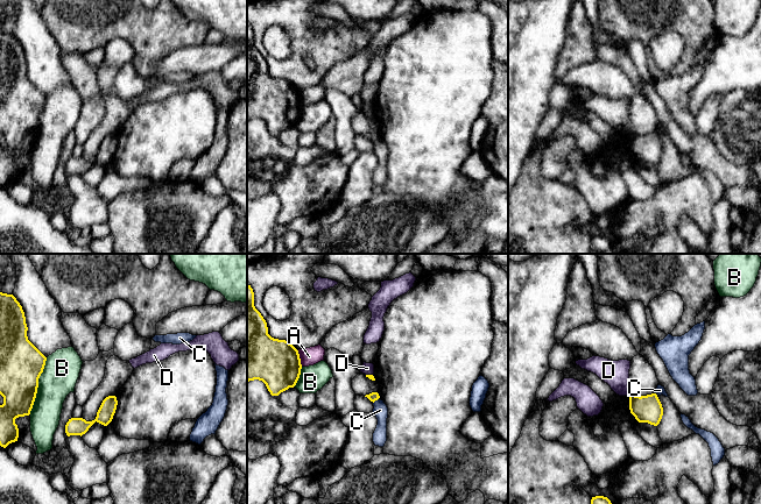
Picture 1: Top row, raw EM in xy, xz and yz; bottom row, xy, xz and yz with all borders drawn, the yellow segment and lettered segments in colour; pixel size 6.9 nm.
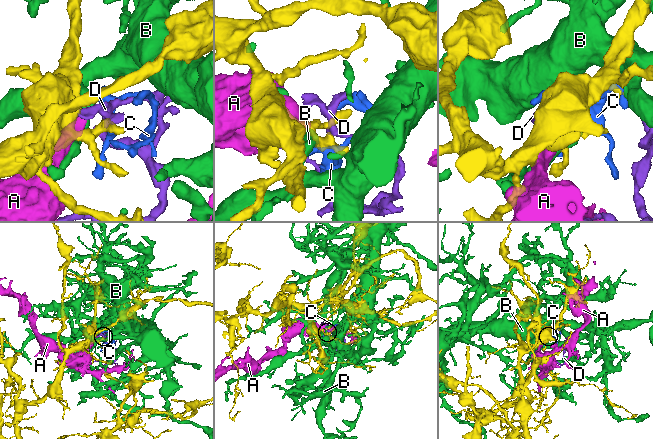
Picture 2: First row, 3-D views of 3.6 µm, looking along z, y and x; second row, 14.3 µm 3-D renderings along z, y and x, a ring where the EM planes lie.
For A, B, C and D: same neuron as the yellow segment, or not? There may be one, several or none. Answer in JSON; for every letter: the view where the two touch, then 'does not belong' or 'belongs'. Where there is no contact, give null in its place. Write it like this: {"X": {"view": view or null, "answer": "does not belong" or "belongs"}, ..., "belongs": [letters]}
{"A": {"view": "xz", "answer": "does not belong"}, "B": {"view": "xy", "answer": "does not belong"}, "C": {"view": "xz", "answer": "does not belong"}, "D": {"view": "xz", "answer": "does not belong"}, "belongs": []}

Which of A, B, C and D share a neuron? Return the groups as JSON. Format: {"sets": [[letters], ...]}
{"sets": [["A"], ["B"], ["C"], ["D"]]}

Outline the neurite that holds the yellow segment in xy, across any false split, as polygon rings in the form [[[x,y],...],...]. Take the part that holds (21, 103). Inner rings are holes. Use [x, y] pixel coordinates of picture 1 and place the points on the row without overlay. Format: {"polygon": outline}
{"polygon": [[[0,31],[0,134],[3,136],[3,143],[0,144],[0,185],[3,187],[17,180],[19,168],[15,158],[30,154],[37,133],[38,118],[47,100],[47,97],[28,79],[27,70],[26,56],[20,42],[13,34]]]}

